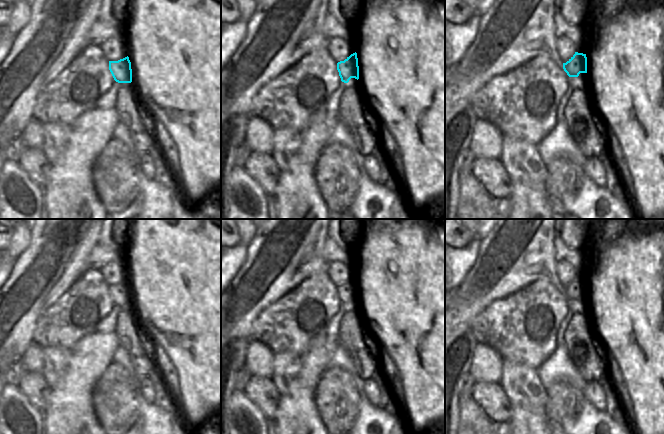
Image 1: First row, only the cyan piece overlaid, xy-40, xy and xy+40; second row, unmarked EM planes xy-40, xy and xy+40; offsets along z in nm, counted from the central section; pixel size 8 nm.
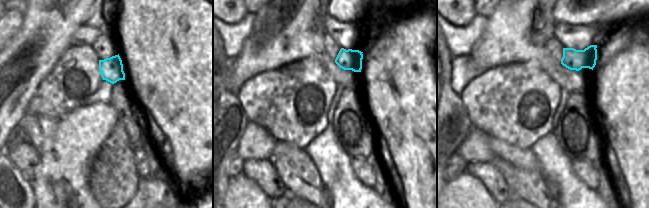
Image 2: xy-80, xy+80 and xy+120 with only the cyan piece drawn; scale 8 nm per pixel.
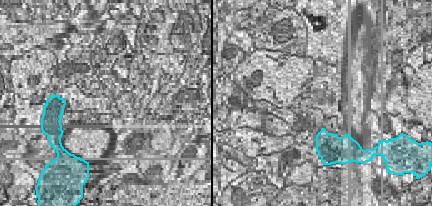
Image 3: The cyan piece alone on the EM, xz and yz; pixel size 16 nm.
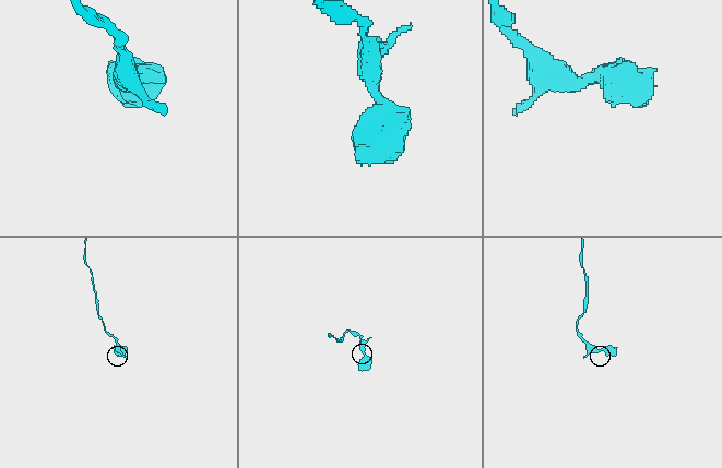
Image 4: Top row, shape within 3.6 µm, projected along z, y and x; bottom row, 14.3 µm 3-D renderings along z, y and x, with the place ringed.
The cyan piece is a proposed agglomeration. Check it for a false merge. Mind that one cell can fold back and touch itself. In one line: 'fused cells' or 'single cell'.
single cell

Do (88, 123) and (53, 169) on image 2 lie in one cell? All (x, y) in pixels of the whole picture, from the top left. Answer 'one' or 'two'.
one

